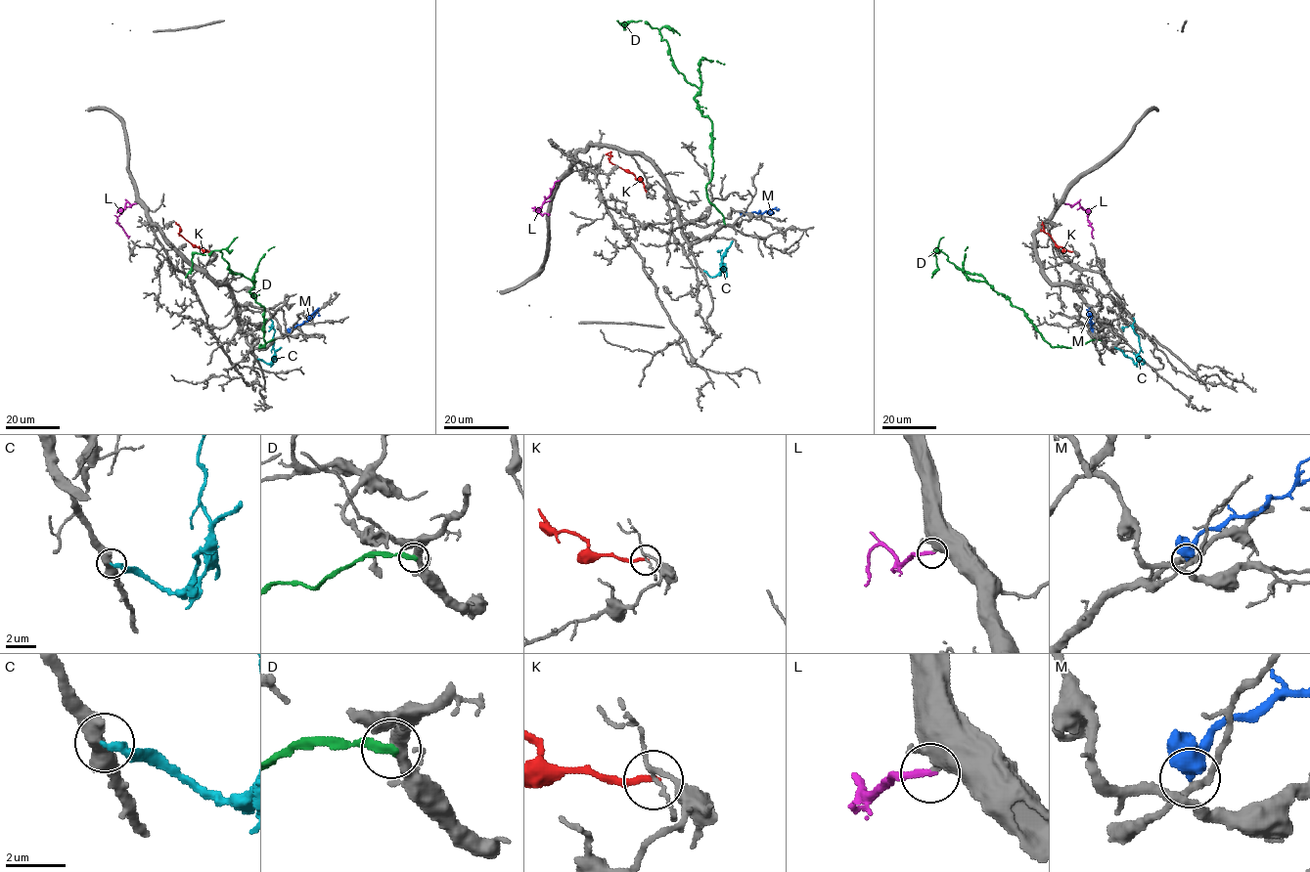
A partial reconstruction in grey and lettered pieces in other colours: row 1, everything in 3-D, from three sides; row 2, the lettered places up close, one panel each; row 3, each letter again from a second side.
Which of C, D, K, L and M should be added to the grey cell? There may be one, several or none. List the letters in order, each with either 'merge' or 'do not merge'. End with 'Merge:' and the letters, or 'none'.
C: do not merge
D: do not merge
K: do not merge
L: merge
M: merge
Merge: L, M

